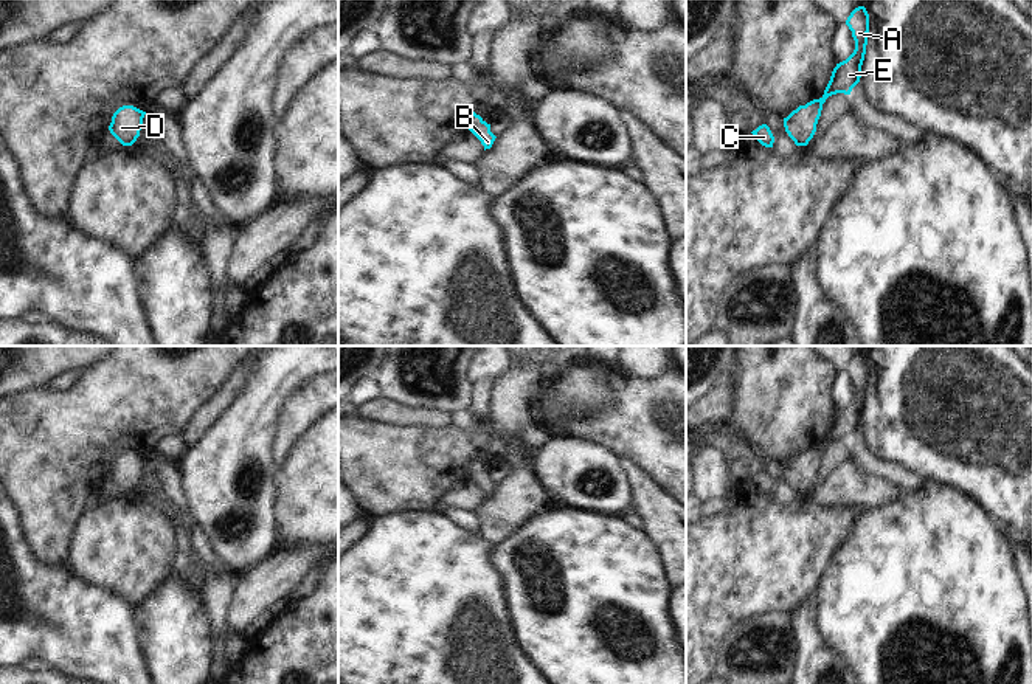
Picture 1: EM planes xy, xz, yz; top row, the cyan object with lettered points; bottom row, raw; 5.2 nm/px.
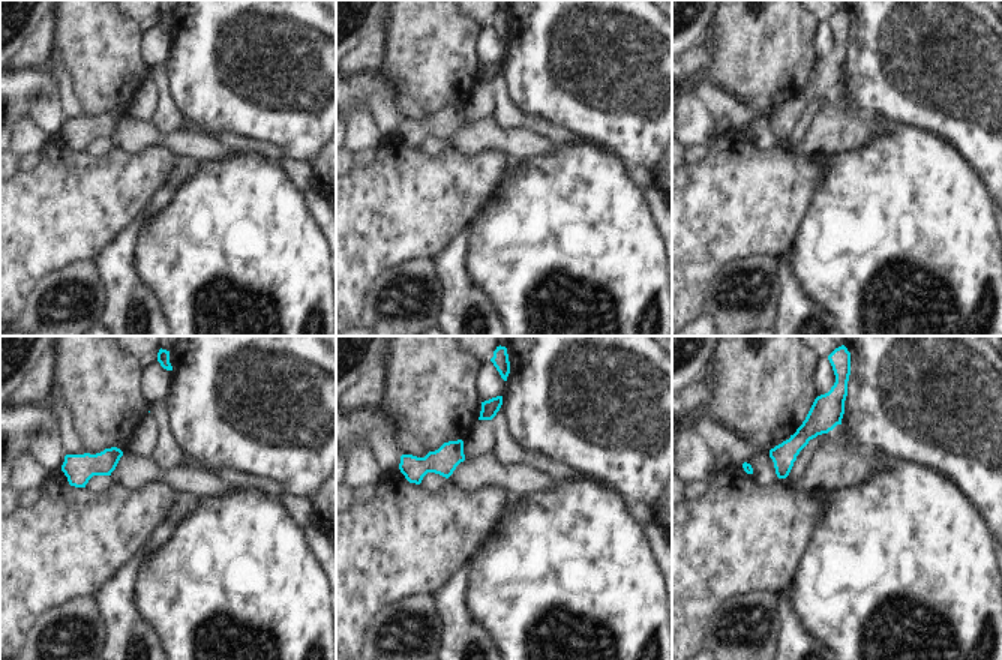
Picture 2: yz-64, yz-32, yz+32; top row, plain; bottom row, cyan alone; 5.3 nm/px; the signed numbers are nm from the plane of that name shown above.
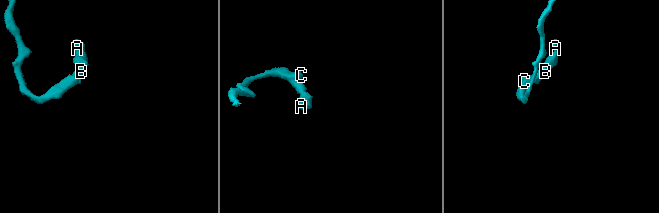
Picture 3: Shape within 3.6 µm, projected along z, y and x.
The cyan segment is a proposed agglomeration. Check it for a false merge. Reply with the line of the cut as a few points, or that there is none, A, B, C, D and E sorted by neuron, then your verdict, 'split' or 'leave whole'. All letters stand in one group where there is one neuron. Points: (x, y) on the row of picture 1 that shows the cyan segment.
no cut; A B C D E; leave whole

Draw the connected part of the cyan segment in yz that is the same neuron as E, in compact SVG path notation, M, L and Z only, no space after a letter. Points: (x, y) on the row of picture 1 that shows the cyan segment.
M855 8L847 17L846 25L855 40L854 53L846 60L836 64L824 95L819 99L799 105L784 118L785 132L796 146L807 146L813 138L826 99L836 93L850 95L852 88L860 82L869 33L869 14L866 8Z

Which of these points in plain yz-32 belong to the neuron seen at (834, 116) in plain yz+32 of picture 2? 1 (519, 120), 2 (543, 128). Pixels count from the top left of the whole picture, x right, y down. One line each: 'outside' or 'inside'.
1: outside
2: outside

